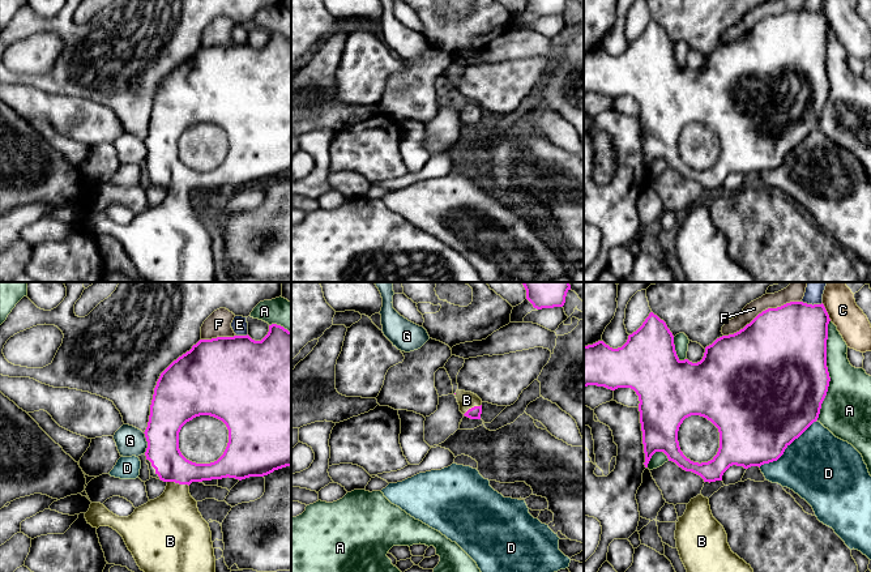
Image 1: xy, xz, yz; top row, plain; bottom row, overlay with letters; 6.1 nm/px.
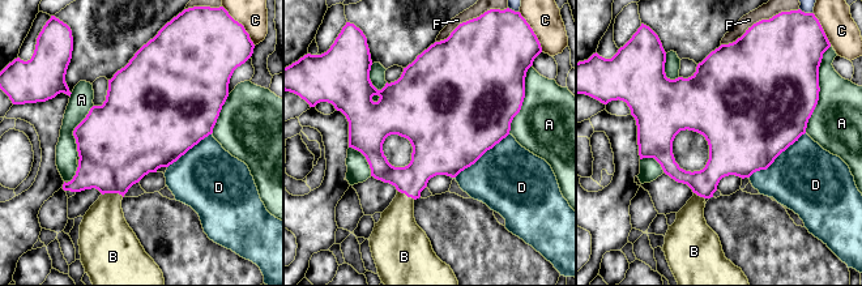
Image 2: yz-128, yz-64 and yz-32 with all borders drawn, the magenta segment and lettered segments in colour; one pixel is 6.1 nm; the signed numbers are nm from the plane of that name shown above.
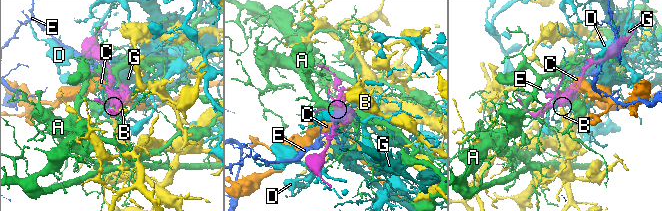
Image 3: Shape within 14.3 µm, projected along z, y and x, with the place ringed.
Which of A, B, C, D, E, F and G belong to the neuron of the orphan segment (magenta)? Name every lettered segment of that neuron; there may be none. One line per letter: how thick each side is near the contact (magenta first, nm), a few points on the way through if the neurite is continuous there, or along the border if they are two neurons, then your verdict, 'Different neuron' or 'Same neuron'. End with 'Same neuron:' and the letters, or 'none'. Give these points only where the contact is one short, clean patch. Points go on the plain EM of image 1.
A: Thickness 500 nm (magenta) against 280 nm. Different neuron
B: Thickness 200 nm (magenta) against 340 nm. Path across: xy (162, 158), (178, 179), (178, 190), (173, 229). Same neuron
C: Thickness 400 nm (magenta) against 190 nm. Different neuron
D: Thickness 500 nm (magenta) against 420 nm. Different neuron
E: Thickness 440 nm (magenta) against 80 nm. Different neuron
F: Thickness 480 nm (magenta) against 100 nm. Different neuron
G: Thickness 240 nm (magenta) against 180 nm. Different neuron
Same neuron: B

